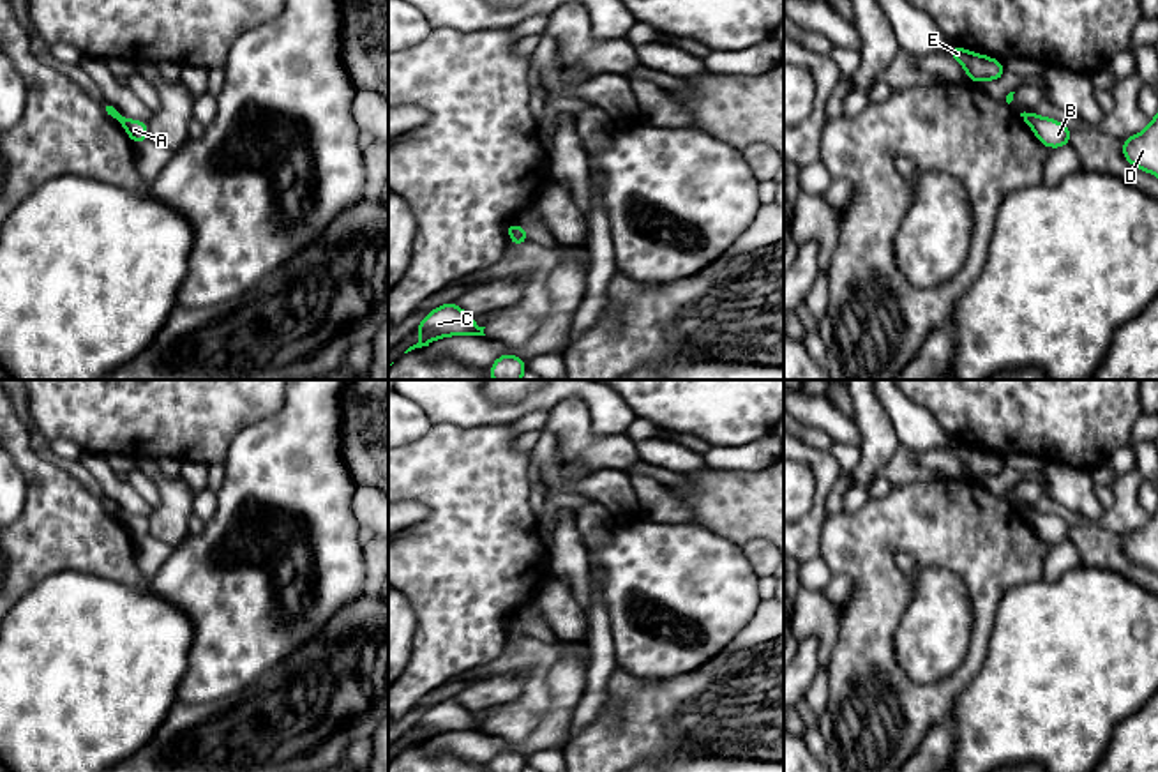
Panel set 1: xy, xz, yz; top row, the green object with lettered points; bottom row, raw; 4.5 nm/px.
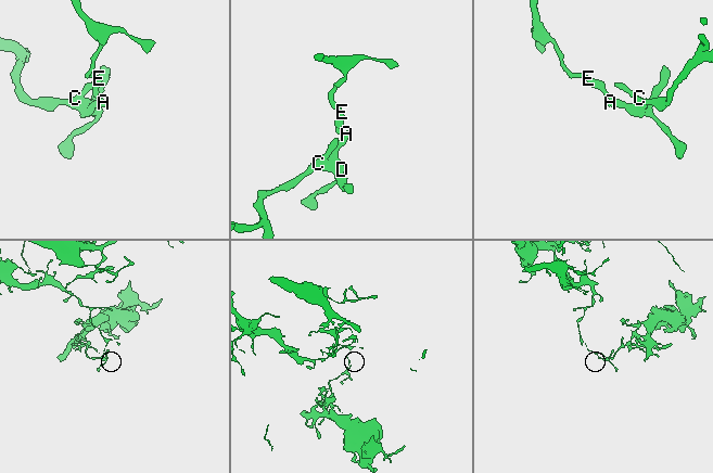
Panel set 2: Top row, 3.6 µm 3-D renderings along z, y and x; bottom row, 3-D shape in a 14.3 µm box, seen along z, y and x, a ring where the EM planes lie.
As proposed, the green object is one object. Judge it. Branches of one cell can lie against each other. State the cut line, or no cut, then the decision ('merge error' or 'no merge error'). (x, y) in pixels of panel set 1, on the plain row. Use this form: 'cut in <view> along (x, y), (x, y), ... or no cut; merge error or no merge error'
cut in xy along (120, 511), (117, 514); merge error

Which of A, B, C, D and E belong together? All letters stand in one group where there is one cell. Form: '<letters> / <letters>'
A B C D / E

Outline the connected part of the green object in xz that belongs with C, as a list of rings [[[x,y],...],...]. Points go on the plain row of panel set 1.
[[[447,698],[422,714],[420,721],[413,726],[413,730],[420,730],[422,735],[404,749],[429,742],[431,737],[447,731],[485,731],[484,724],[485,723],[477,723],[475,712],[462,707],[455,698]]]

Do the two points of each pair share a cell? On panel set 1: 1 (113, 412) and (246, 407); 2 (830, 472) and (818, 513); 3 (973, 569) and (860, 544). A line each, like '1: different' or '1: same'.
1: same
2: same
3: same

